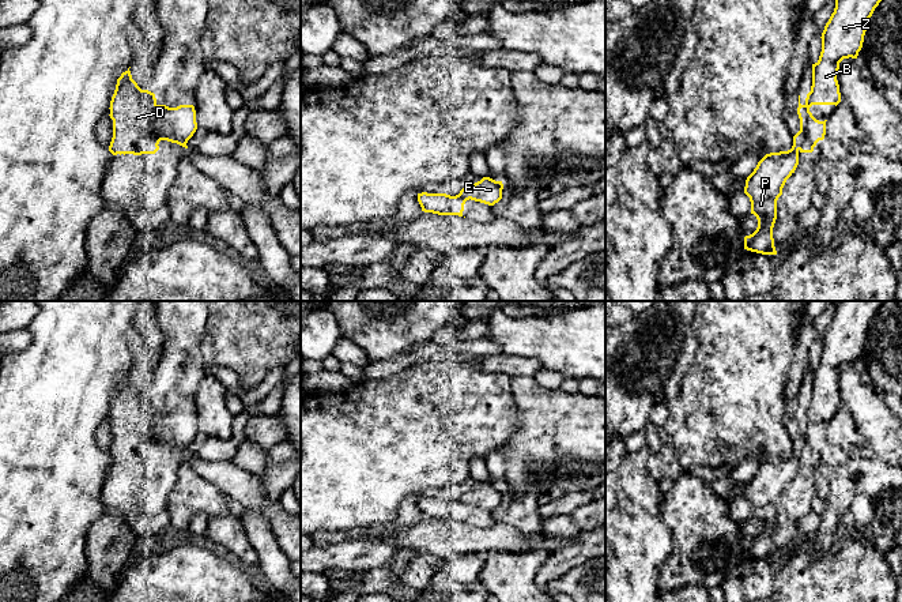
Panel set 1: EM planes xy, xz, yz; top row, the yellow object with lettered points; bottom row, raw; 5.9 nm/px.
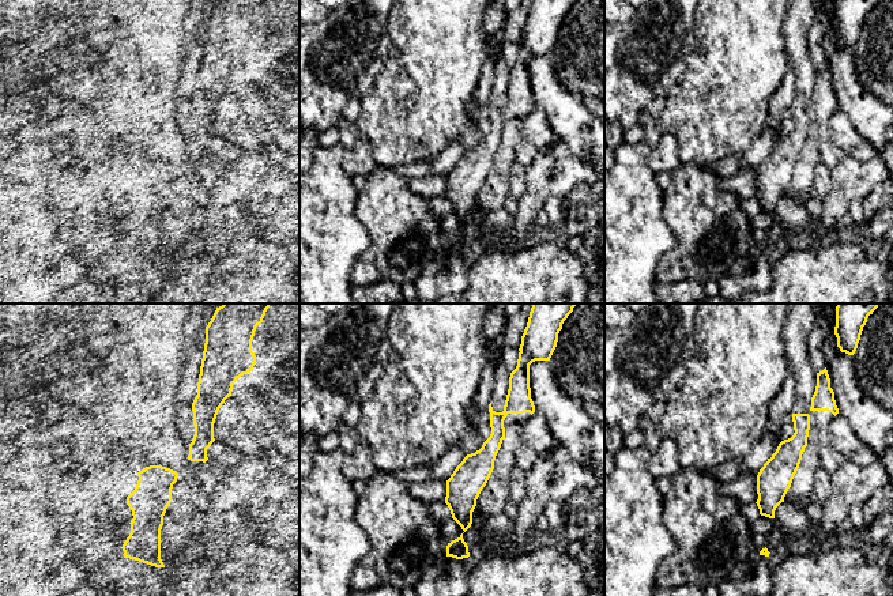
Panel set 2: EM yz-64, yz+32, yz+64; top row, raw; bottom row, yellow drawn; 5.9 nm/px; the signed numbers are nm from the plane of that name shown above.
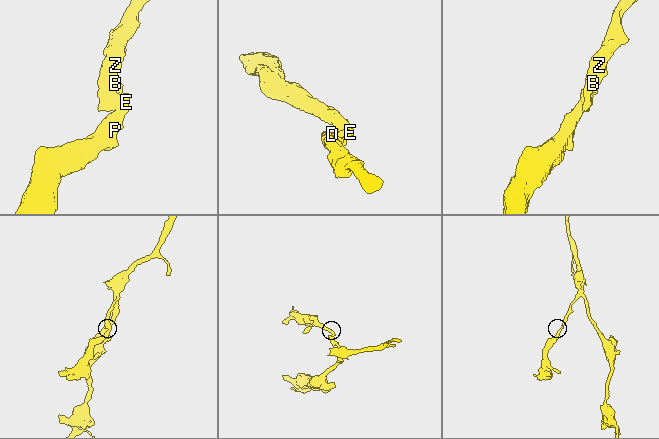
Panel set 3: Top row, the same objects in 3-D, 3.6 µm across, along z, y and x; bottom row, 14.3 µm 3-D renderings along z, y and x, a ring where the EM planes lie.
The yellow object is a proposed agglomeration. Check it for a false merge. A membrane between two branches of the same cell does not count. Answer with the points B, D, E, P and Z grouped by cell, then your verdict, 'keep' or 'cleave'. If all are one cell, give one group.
B D Z / E P | cleave

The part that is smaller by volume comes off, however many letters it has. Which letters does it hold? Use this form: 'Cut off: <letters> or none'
Cut off: E, P

